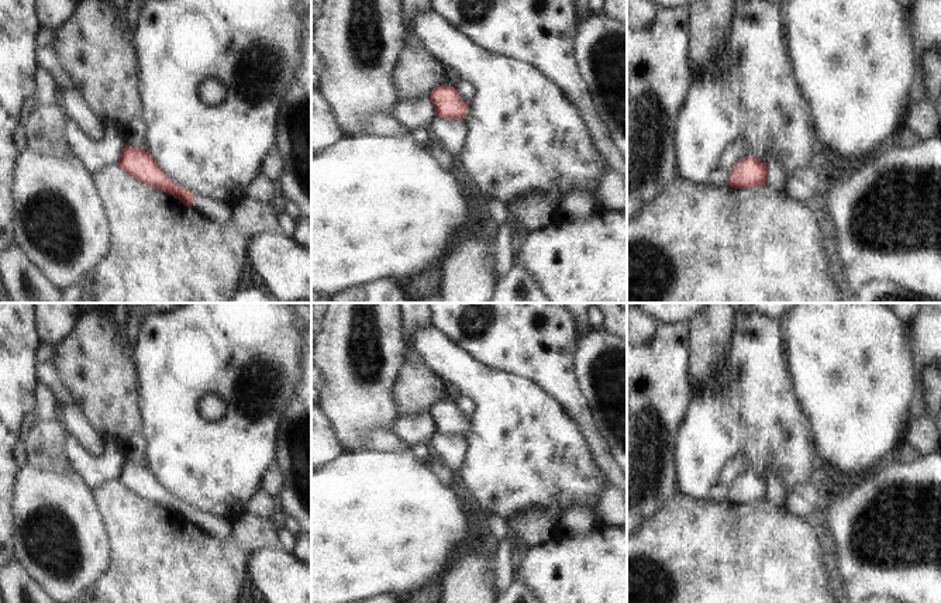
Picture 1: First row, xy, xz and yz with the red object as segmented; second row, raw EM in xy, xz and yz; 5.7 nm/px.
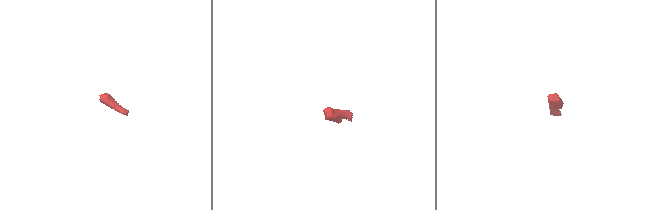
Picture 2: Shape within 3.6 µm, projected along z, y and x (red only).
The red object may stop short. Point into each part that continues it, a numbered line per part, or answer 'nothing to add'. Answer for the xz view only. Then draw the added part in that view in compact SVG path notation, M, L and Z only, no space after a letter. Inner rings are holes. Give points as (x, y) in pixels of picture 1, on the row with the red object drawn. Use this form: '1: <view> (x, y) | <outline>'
nothing to add

